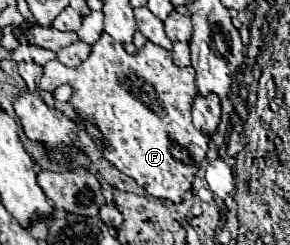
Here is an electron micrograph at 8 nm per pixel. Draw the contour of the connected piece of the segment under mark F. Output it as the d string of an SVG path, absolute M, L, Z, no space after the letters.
M101 33L101 39L91 47L91 55L77 69L69 69L59 61L43 65L39 89L55 89L63 83L75 89L69 105L89 123L95 123L109 139L111 149L99 145L105 159L127 177L133 177L149 195L181 203L199 165L205 161L209 143L191 123L191 107L197 95L195 69L177 67L171 51L151 41L137 55L129 55L119 41Z

